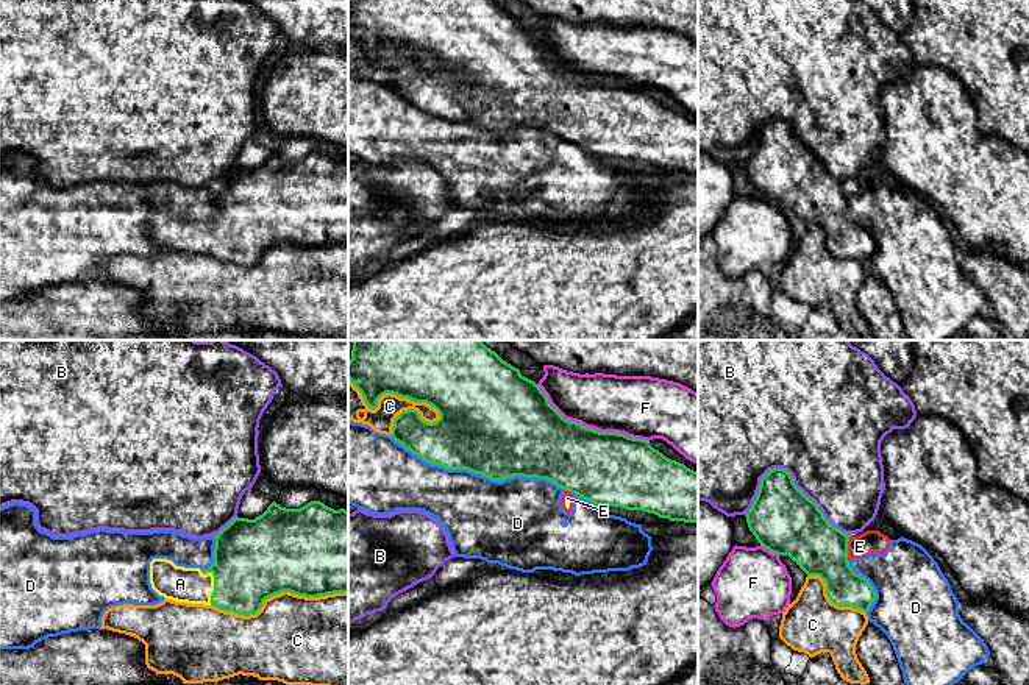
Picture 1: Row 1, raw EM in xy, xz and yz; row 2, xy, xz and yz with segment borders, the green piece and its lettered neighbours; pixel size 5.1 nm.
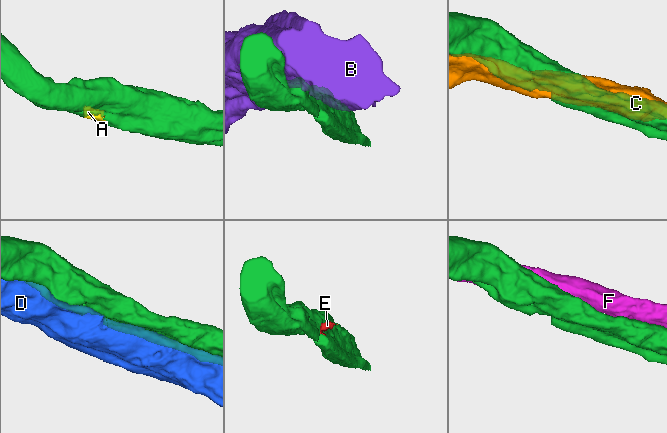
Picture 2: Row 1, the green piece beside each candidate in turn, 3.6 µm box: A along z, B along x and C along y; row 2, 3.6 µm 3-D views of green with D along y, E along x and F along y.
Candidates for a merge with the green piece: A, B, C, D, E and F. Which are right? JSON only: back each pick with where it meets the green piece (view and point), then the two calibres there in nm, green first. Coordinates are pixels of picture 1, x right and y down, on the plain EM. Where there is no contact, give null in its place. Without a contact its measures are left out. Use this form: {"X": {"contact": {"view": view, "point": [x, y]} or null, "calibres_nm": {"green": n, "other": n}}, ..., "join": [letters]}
{"A": {"contact": {"view": "xy", "point": [214, 234]}, "calibres_nm": {"green": 420, "other": 180}}, "join": ["A"]}

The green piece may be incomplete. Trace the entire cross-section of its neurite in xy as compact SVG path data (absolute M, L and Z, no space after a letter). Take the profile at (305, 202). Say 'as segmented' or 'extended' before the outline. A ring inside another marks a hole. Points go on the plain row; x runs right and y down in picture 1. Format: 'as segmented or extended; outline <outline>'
extended; outline M275 151L255 170L236 167L214 186L214 214L208 220L176 217L167 209L150 212L151 239L166 250L214 256L225 262L256 265L264 251L289 242L319 248L348 243L348 162L320 151L286 159Z

